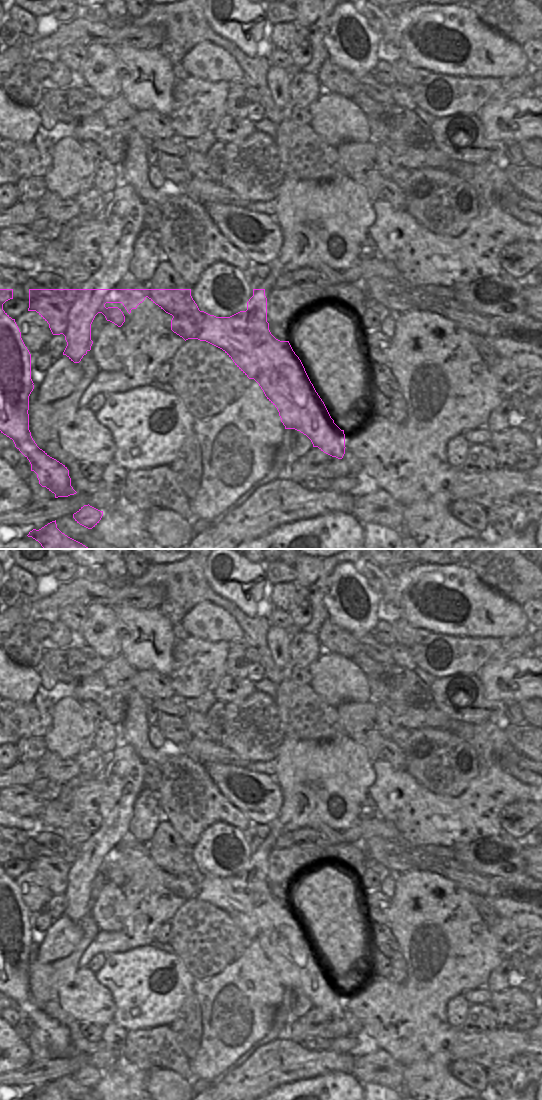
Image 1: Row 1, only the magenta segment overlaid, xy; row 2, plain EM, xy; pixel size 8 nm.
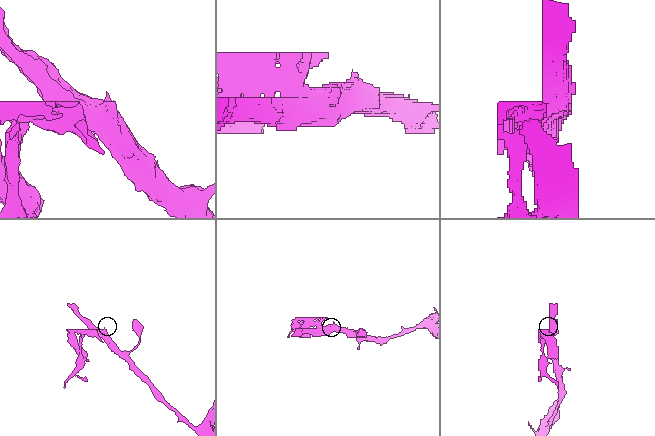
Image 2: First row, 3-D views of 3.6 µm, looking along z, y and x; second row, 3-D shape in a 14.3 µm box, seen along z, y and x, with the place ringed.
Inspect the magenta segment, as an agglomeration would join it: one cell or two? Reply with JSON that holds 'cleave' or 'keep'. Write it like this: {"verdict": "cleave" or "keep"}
{"verdict": "cleave"}

